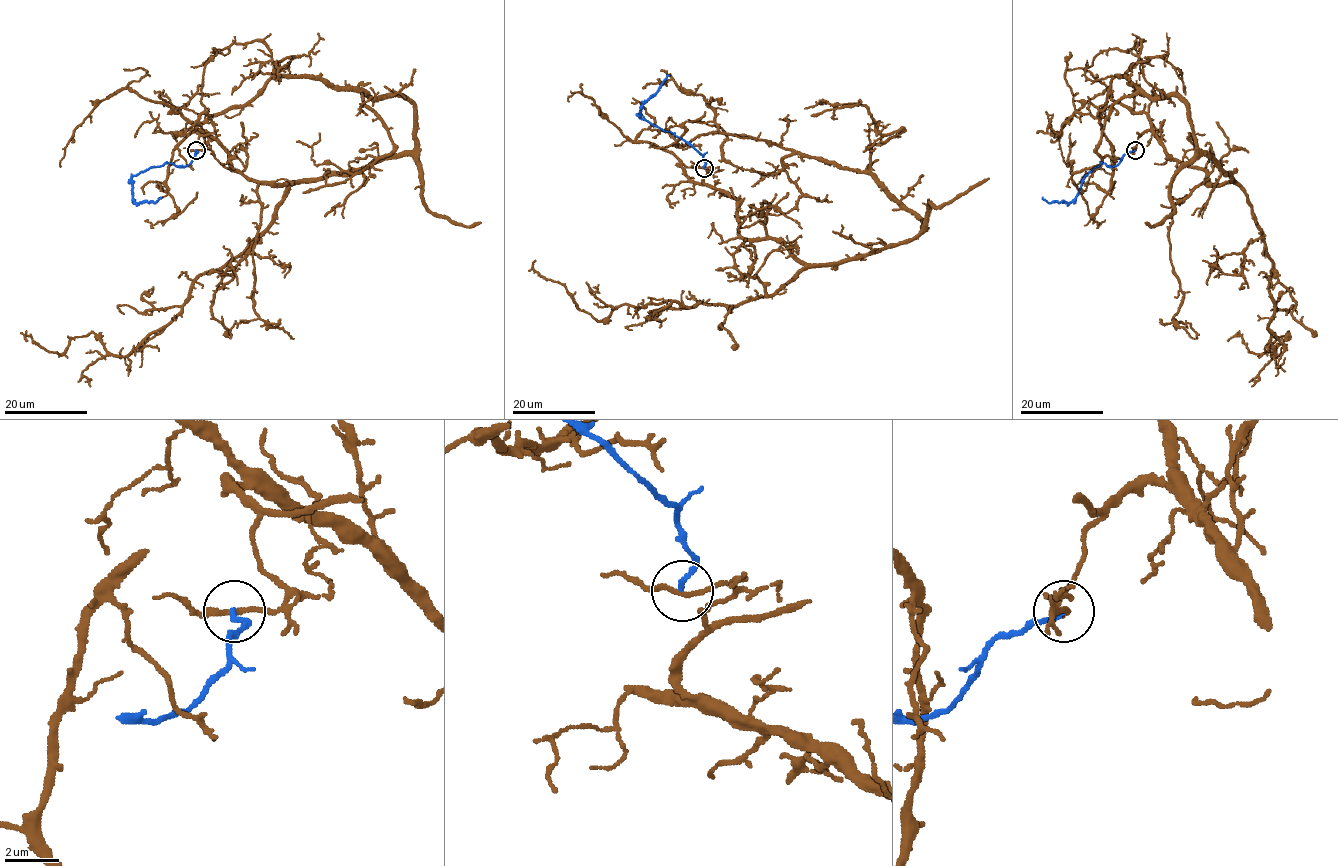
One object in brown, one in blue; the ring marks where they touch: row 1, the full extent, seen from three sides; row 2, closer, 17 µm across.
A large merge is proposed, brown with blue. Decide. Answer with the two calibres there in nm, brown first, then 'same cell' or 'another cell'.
180 nm thick on the brown side, 190 nm on the other; another cell

